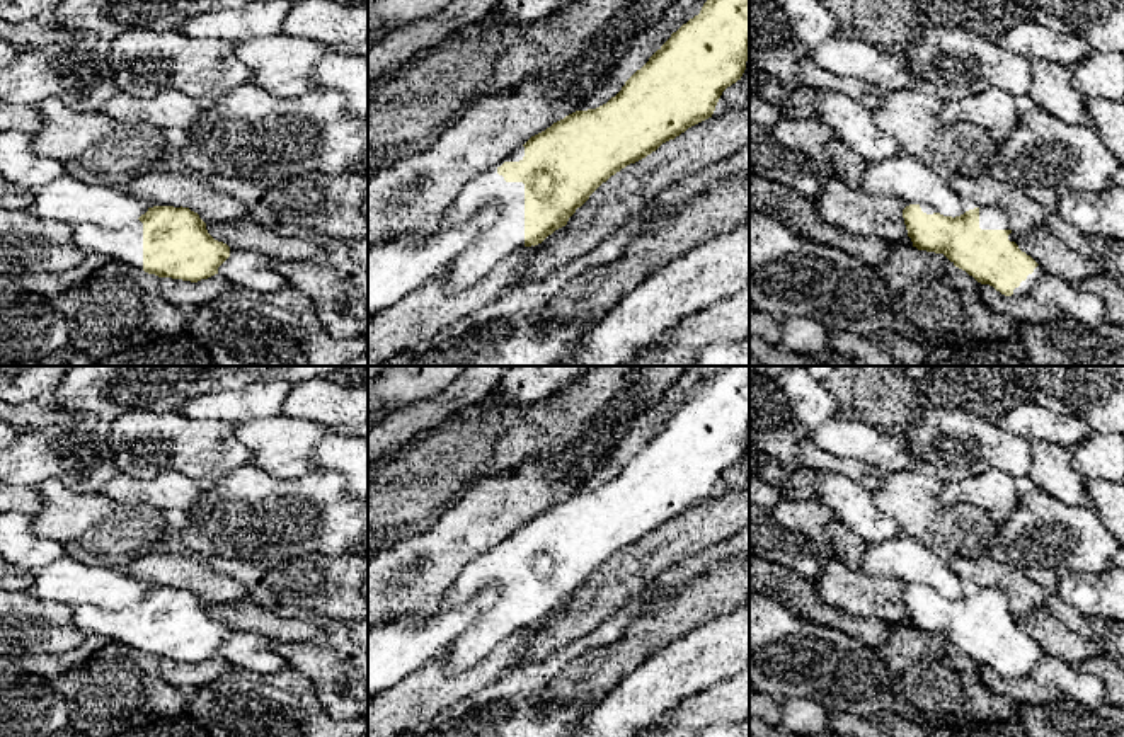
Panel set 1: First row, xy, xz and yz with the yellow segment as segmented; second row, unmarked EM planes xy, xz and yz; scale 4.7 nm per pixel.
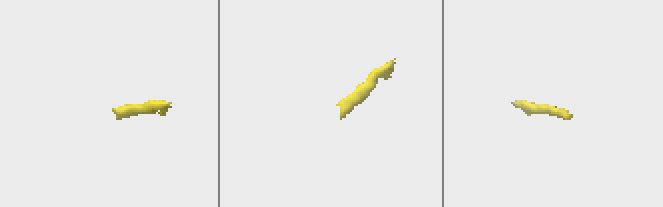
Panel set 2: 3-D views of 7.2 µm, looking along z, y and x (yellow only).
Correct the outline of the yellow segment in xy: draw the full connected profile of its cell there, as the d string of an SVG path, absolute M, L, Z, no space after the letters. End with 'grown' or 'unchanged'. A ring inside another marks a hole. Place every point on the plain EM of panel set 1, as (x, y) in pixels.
M182 587L148 589L121 609L83 604L75 608L72 623L85 637L102 635L158 659L191 664L218 655L230 638L230 628L215 621L199 596Z; grown

